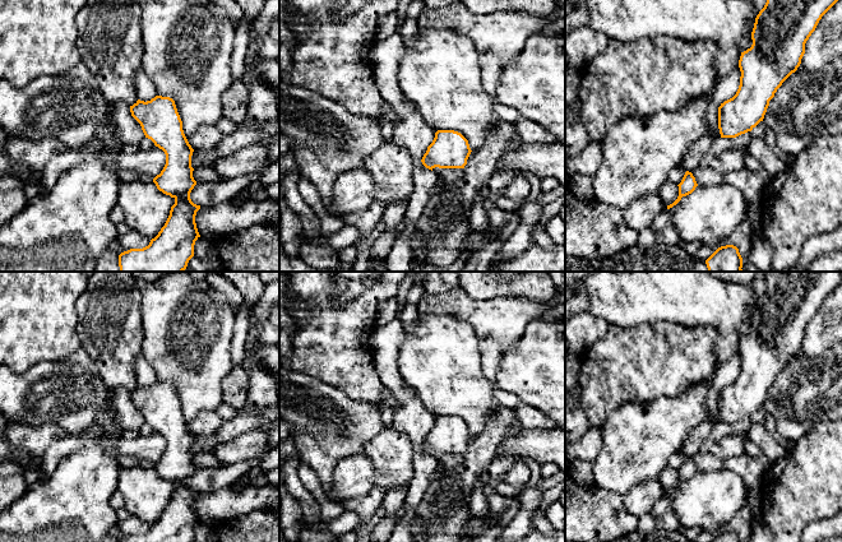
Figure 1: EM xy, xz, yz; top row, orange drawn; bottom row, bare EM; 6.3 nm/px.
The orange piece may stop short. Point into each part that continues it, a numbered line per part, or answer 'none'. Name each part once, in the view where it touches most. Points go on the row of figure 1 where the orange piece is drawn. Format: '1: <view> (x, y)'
none

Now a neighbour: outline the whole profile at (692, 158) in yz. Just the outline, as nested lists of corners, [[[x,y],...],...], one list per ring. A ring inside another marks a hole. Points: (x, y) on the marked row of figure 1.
[[[708,133],[694,142],[693,145],[683,156],[681,167],[689,172],[699,167],[700,161],[709,150],[712,142],[713,138]]]

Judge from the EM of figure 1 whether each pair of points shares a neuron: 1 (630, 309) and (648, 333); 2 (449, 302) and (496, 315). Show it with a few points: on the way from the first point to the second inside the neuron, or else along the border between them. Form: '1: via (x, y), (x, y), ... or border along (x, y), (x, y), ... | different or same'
1: border along (672, 323), (655, 322), (630, 327), (613, 325) | different
2: via (461, 306), (485, 315) | same

